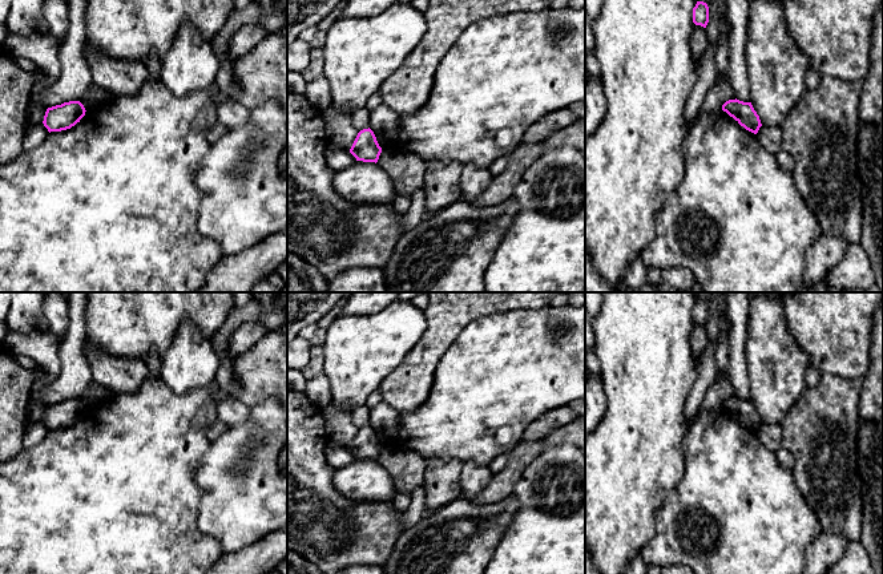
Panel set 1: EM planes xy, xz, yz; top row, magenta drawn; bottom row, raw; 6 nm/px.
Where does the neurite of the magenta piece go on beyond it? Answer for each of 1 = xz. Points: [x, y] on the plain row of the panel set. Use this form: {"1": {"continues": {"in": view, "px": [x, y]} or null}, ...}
{"1": {"continues": null}}

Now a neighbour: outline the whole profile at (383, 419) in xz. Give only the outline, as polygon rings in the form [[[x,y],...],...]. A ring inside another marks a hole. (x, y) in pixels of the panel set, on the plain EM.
[[[384,401],[378,403],[370,413],[370,427],[374,429],[379,444],[392,445],[396,436],[396,421],[399,413]]]

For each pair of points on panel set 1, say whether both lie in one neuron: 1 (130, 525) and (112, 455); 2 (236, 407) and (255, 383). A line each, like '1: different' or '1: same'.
1: same
2: different

